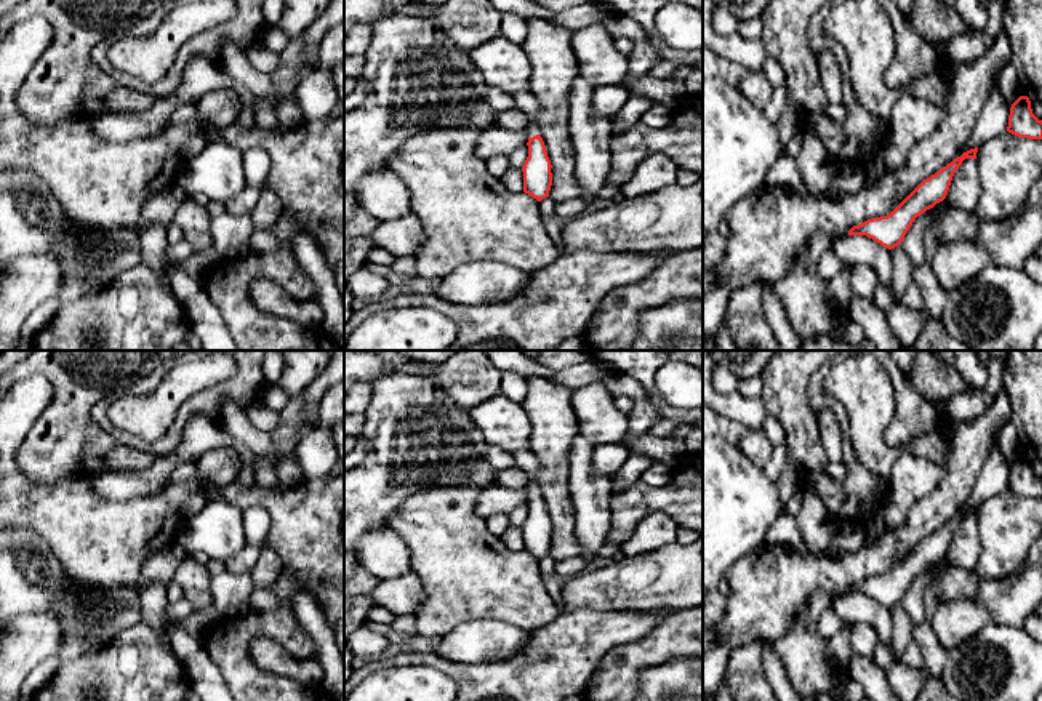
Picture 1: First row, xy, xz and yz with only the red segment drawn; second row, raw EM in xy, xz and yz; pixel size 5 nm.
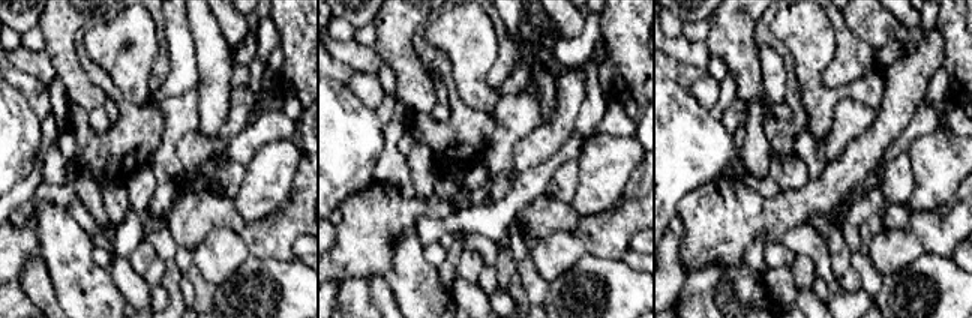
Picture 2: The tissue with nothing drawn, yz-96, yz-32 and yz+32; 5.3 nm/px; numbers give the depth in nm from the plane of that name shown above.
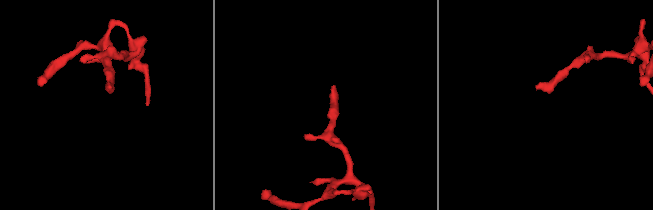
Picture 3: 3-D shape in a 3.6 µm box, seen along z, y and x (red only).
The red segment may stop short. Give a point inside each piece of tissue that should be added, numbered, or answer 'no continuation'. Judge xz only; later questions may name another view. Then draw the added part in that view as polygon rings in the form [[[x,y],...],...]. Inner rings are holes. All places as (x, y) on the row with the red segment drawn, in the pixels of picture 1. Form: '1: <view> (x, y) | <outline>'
1: xz (525, 101) | [[[520,91],[512,94],[515,101],[515,107],[528,115],[528,138],[539,134],[539,128],[536,125],[536,117],[539,114],[539,102],[530,91]]]

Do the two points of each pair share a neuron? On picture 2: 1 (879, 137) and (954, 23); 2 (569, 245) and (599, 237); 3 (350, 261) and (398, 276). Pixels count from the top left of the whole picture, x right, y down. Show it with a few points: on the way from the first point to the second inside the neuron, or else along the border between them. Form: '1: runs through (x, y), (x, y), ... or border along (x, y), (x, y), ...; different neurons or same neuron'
1: border along (936, 24), (942, 39), (944, 66); different neurons
2: border along (575, 233), (587, 251); different neurons
3: border along (398, 240), (392, 264), (383, 275); different neurons

